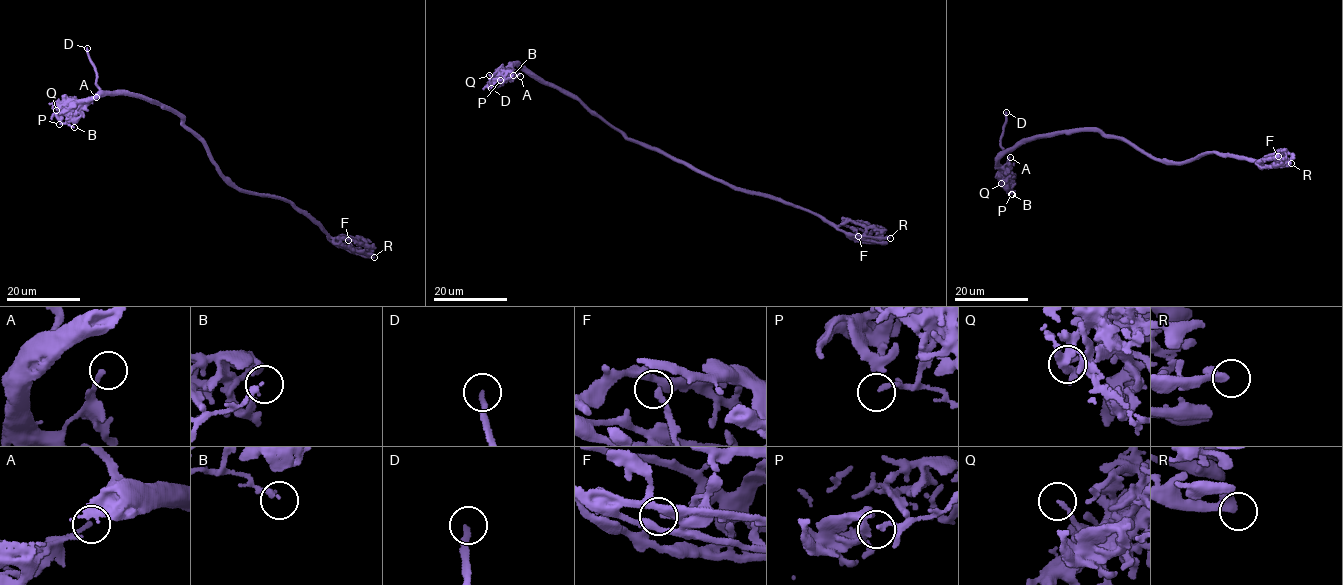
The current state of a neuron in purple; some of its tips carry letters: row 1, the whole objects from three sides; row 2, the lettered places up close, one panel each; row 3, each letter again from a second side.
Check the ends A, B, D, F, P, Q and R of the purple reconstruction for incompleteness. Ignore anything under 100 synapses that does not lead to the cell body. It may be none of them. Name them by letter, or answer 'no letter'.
D

